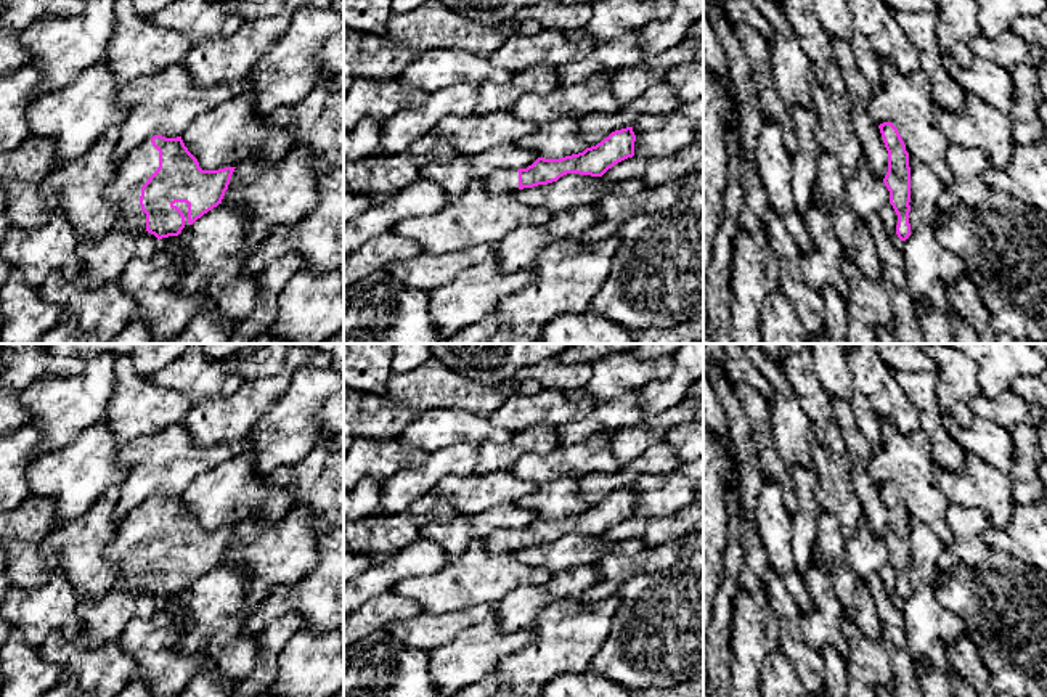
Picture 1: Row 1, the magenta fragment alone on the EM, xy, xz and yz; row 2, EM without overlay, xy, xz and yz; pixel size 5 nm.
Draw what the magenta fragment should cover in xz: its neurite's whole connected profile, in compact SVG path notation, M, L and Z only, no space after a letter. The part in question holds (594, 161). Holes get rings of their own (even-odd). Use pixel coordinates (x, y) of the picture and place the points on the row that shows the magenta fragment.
M626 127L612 132L601 143L586 148L583 153L560 159L538 157L527 169L496 170L488 175L483 183L490 194L501 194L548 185L567 173L602 177L615 164L634 156L634 141L636 135L633 127Z

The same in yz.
M891 122L878 125L885 148L888 151L888 172L883 178L890 191L890 204L898 215L896 234L901 241L911 236L911 167L906 145Z

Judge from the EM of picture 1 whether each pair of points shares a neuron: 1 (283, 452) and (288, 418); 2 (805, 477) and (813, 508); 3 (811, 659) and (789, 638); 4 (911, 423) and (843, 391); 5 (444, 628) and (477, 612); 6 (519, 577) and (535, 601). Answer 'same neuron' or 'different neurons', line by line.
1: same neuron
2: same neuron
3: same neuron
4: different neurons
5: same neuron
6: different neurons

